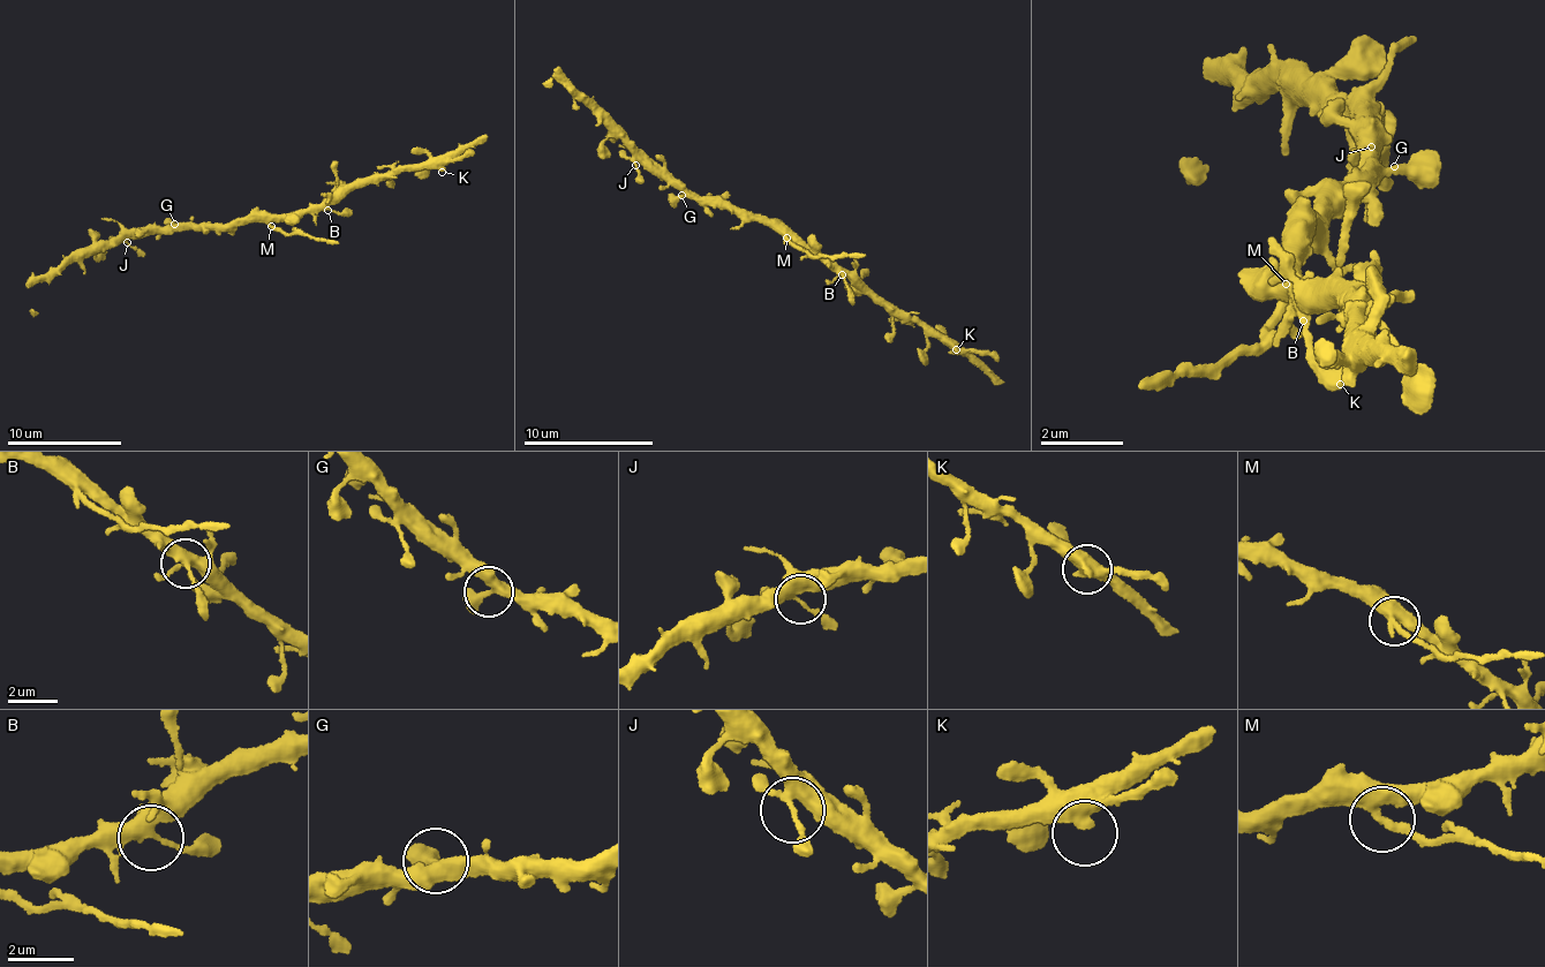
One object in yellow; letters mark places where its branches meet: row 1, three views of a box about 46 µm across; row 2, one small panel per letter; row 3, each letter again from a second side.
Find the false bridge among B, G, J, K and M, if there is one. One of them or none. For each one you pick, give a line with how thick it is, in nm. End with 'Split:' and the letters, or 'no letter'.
M: 280 nm
Split: M

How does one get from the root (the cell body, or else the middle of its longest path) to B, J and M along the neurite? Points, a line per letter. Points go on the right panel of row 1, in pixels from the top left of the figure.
B: (1311, 231), (1278, 257), (1285, 270), (1273, 278), (1293, 301), (1287, 304), (1291, 311), (1295, 308), (1303, 320)
J: (1311, 231), (1378, 179), (1380, 158), (1372, 156), (1380, 130), (1369, 130), (1379, 122), (1368, 131), (1371, 146)
M: (1311, 231), (1283, 251), (1286, 287)

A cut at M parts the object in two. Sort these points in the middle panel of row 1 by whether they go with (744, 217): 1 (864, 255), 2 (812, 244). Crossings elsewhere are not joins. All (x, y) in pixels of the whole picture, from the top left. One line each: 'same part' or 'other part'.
1: other part
2: same part

